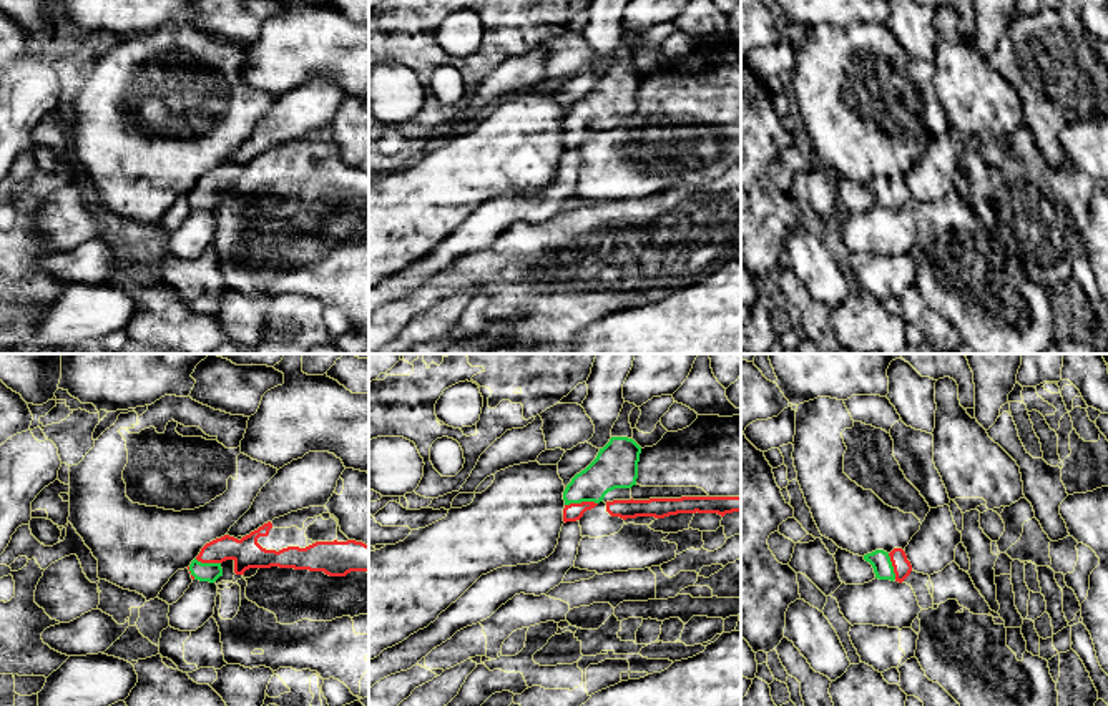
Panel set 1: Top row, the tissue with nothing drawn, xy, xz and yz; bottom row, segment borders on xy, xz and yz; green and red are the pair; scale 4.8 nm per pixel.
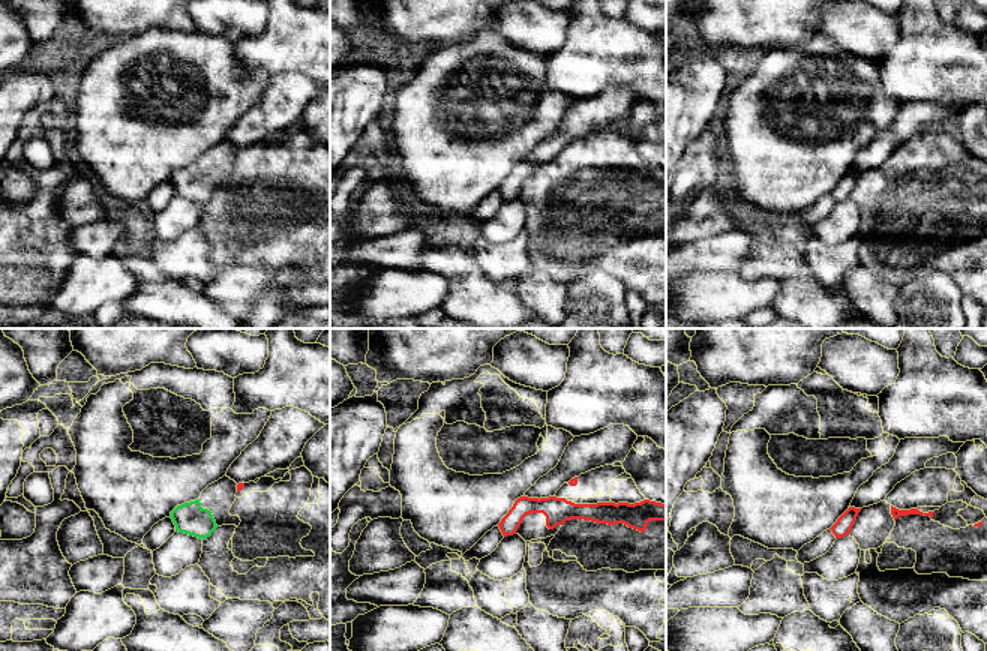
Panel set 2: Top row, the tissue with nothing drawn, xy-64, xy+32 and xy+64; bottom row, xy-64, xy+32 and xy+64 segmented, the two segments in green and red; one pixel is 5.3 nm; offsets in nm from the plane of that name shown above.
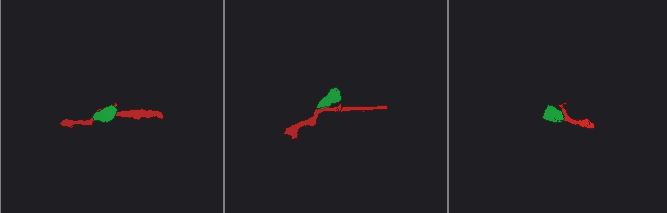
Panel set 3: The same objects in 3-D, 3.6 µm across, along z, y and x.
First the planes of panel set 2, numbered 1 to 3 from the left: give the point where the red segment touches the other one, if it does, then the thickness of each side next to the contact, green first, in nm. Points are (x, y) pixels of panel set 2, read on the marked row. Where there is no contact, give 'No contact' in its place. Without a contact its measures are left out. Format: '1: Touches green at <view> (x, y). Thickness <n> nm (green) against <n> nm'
1: No contact
2: No contact
3: No contact

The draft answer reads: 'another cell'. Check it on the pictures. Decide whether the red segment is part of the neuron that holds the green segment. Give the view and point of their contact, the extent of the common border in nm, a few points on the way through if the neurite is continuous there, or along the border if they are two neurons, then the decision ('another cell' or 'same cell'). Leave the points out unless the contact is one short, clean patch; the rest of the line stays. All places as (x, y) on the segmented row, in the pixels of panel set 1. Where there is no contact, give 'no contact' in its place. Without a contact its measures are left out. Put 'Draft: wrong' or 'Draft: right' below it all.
xz (580, 502) | 160 nm | across xz (615, 465), (580, 502), (572, 512) | same cell
Draft: wrong

